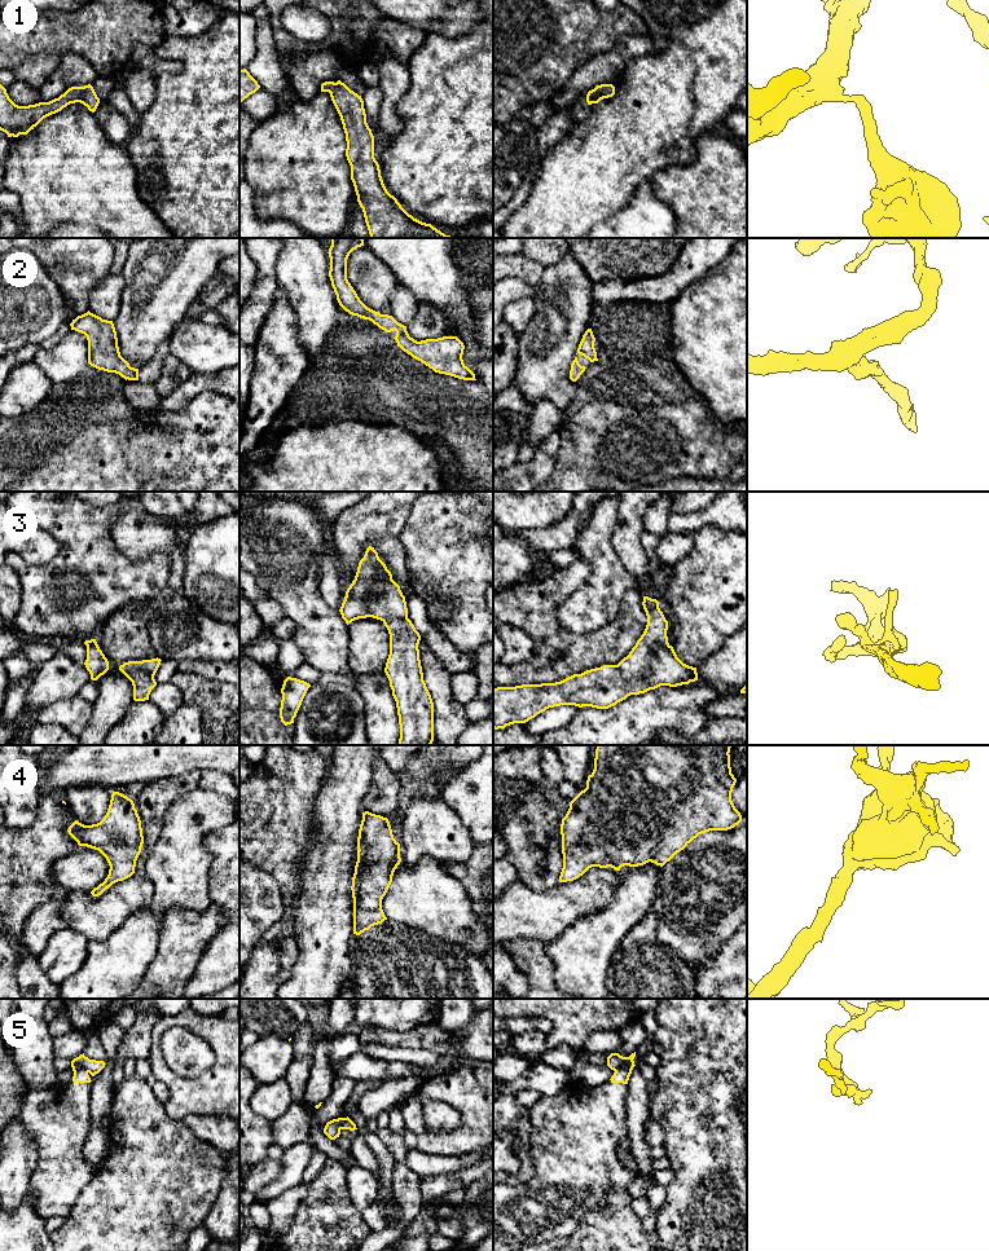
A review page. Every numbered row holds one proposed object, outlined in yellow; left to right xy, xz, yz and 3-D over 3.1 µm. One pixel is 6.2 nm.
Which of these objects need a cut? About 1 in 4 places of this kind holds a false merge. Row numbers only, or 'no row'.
5

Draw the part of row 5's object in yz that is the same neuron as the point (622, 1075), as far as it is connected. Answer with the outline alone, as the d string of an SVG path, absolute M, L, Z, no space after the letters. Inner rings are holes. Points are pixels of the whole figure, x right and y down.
M636 1052L632 1053L629 1057L624 1057L624 1065L614 1072L614 1075L610 1079L611 1083L628 1084L632 1070L636 1066L633 1061L634 1057L636 1057Z

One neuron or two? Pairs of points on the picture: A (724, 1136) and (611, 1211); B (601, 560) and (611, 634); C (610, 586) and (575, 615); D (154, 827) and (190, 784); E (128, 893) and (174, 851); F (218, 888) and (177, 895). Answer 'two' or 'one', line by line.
A: two
B: two
C: one
D: one
E: two
F: two

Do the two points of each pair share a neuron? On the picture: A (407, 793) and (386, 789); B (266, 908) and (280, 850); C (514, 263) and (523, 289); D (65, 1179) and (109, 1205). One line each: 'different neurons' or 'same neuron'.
A: different neurons
B: different neurons
C: different neurons
D: different neurons

